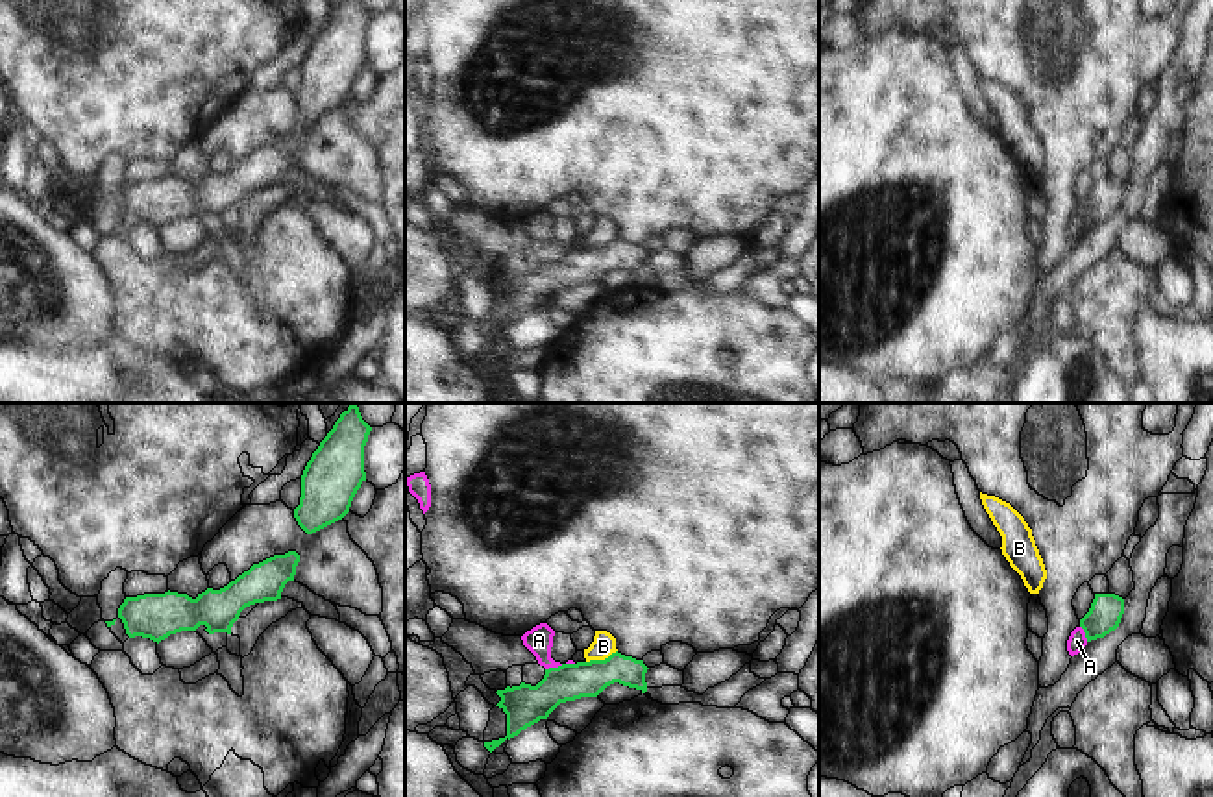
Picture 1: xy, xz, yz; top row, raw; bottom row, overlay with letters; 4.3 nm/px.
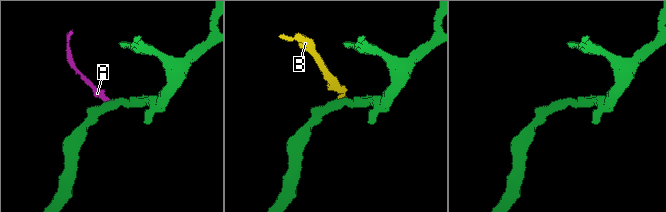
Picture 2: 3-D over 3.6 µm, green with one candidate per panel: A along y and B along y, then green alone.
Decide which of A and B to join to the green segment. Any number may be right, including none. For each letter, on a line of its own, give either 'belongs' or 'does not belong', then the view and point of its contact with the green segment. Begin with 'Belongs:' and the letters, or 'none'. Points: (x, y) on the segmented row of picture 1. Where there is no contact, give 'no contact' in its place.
Belongs: none
A: does not belong | xz (553, 668)
B: does not belong | xz (601, 661)

